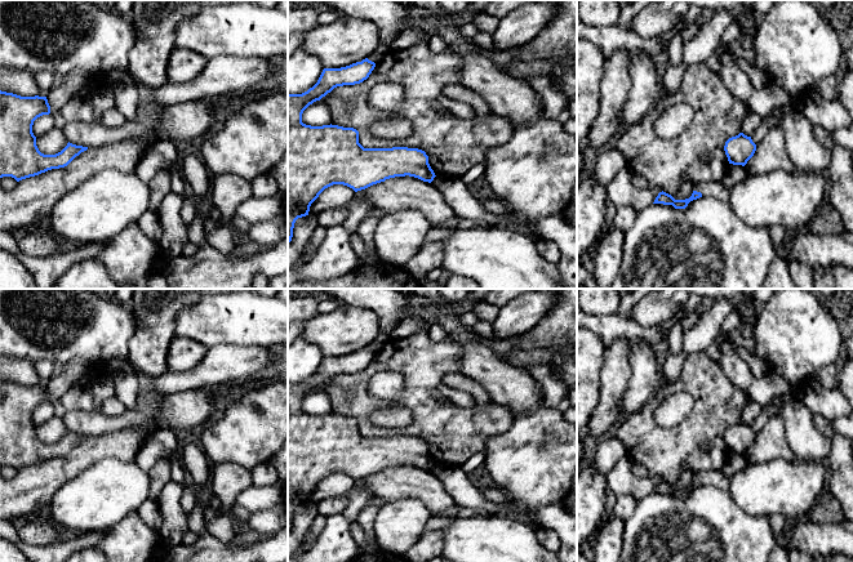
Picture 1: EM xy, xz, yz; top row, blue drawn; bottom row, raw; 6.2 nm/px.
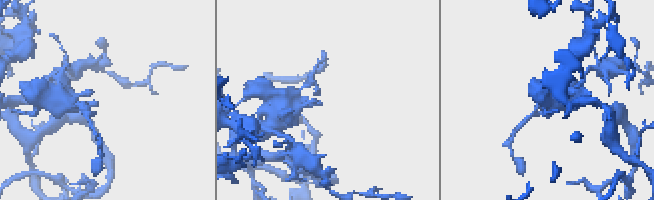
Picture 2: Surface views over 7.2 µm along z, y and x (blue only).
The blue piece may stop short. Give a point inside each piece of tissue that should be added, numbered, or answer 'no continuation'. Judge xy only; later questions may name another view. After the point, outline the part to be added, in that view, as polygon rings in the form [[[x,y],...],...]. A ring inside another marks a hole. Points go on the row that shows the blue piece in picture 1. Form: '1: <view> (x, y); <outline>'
no continuation

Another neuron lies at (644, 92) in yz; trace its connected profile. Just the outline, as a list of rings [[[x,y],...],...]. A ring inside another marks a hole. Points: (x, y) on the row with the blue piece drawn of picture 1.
[[[641,49],[630,50],[630,92],[619,115],[621,126],[628,128],[641,121],[661,98],[654,57]]]

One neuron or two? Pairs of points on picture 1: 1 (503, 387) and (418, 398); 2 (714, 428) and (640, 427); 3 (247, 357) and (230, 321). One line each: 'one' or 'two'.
1: two
2: one
3: two

